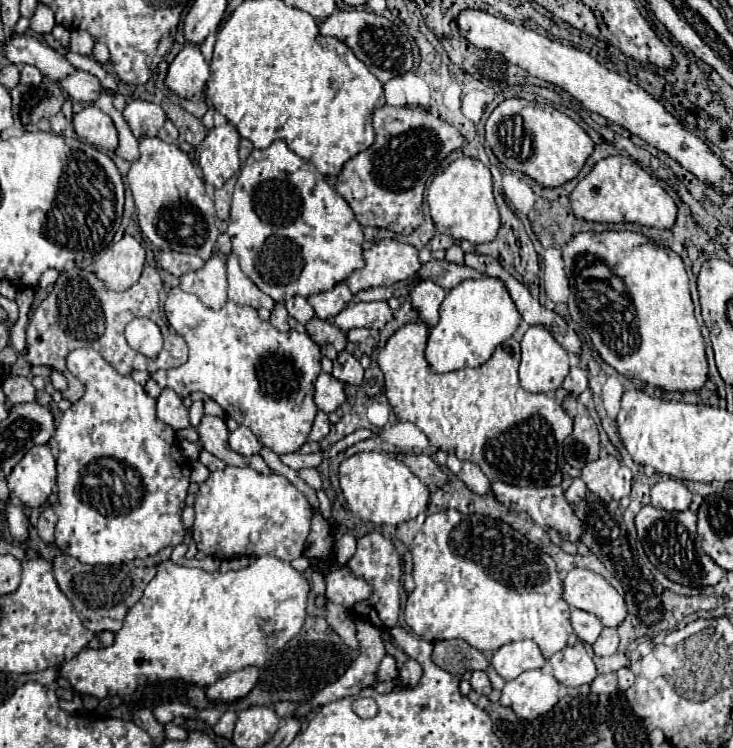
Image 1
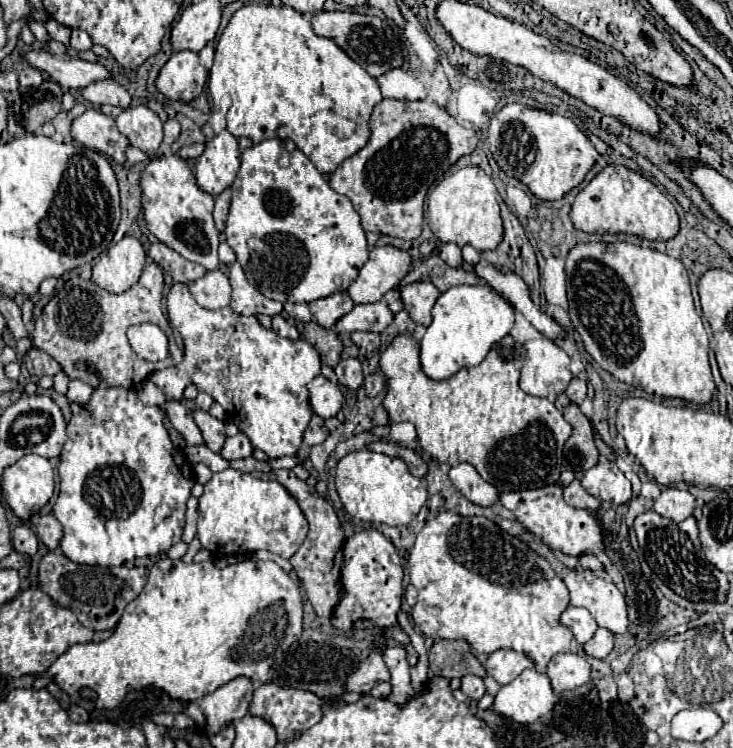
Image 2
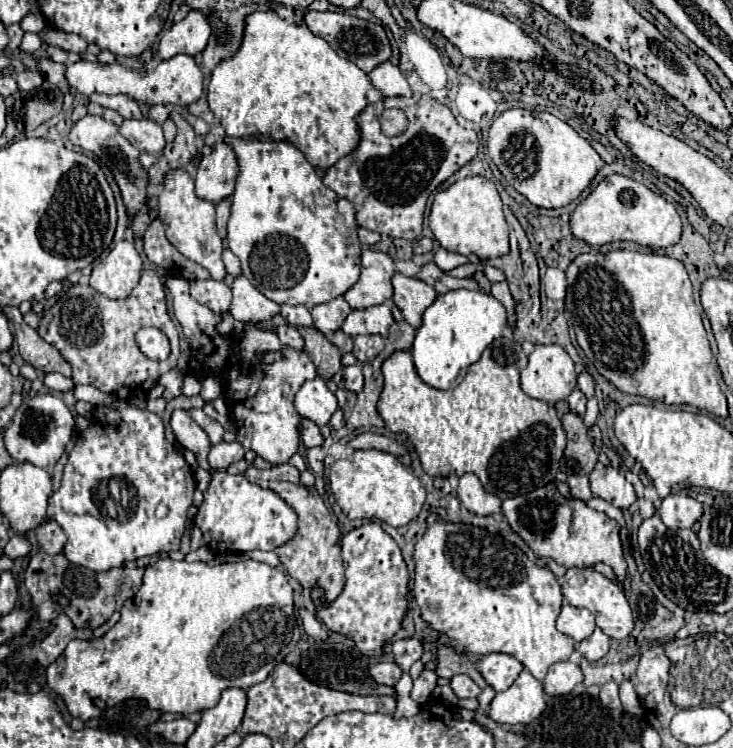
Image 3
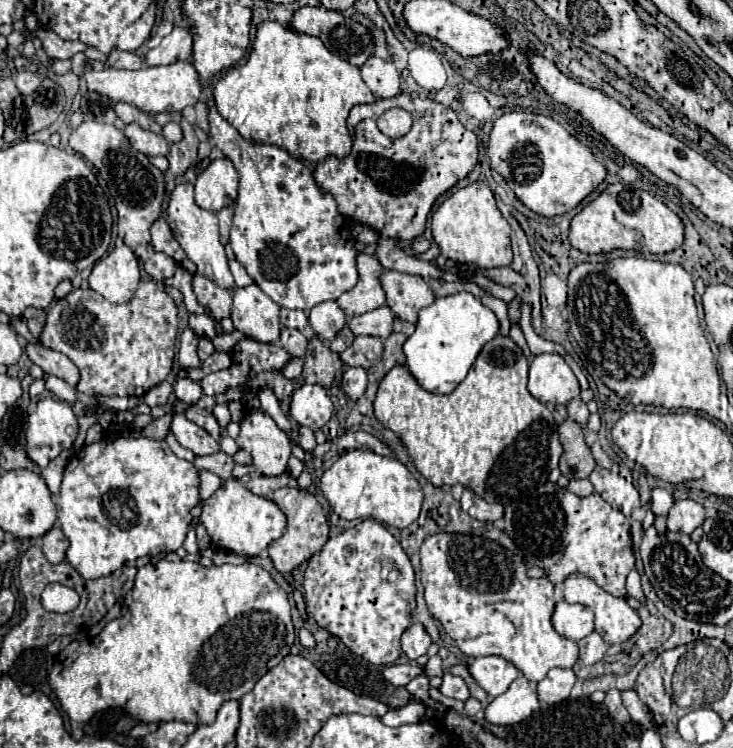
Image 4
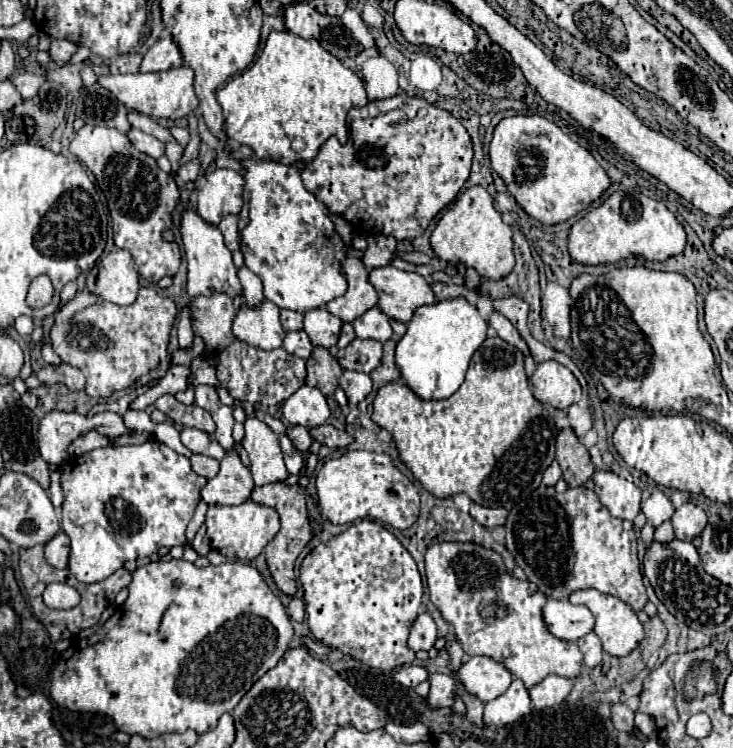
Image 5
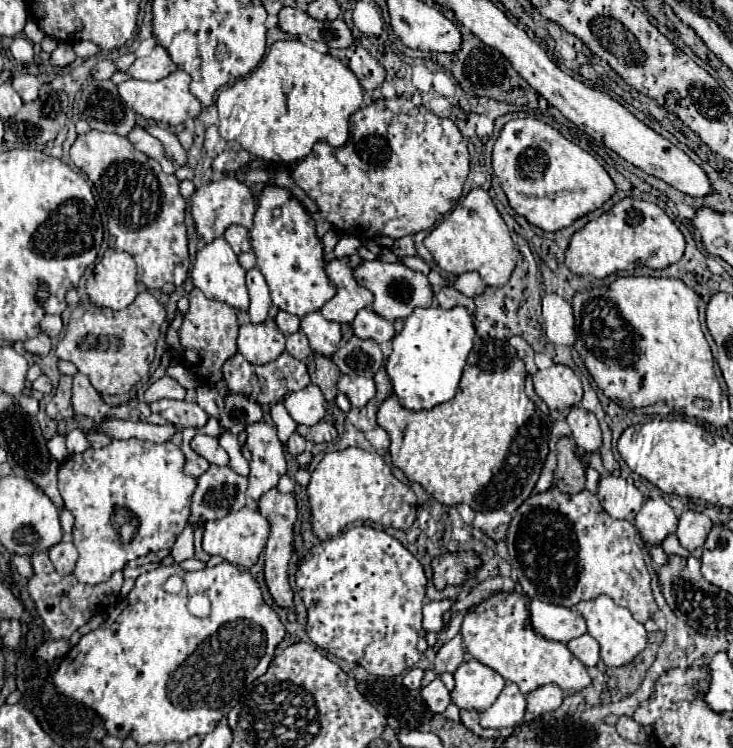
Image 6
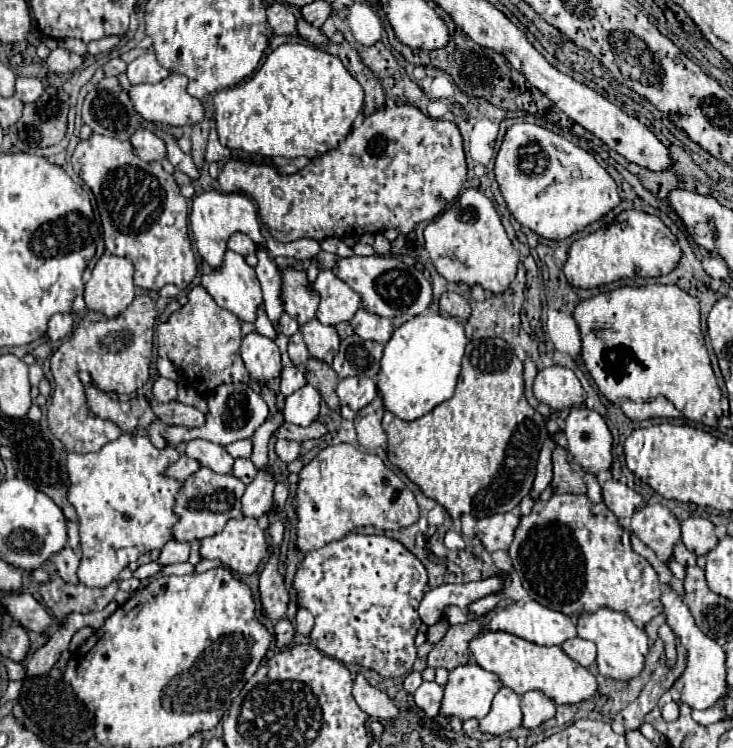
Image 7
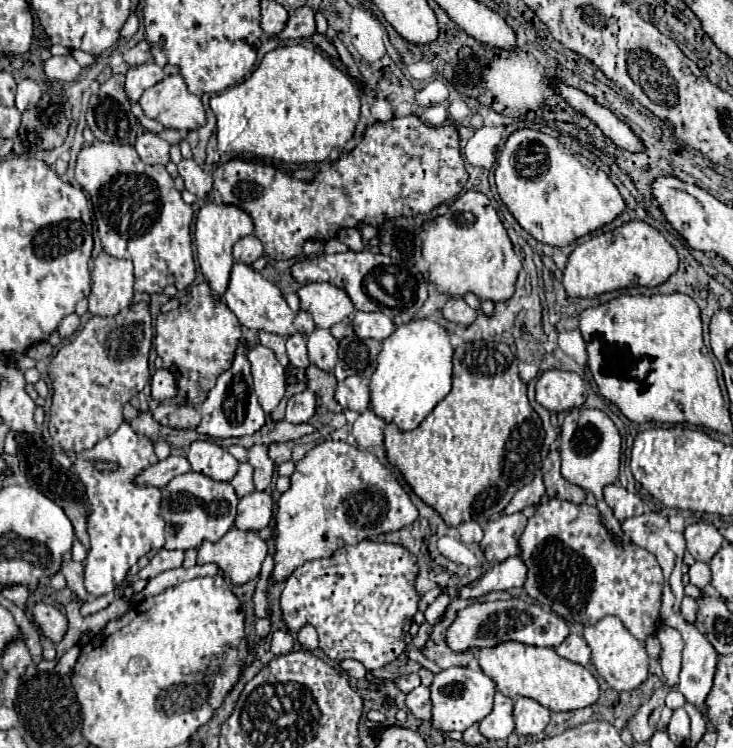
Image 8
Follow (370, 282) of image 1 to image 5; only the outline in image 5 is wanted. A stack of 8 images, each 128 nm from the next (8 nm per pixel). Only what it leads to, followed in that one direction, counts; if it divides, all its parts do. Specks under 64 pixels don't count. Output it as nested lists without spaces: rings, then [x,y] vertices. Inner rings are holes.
[[[350,256],[344,262],[344,272],[348,276],[348,292],[336,300],[332,300],[326,308],[342,322],[352,322],[362,316],[366,310],[378,304],[378,292],[368,280],[368,270],[360,258]]]

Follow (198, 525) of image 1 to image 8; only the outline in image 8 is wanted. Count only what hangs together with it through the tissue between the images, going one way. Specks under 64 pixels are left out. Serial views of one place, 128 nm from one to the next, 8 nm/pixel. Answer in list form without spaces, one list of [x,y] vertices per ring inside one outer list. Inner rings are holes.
[[[234,526],[218,542],[204,542],[198,548],[198,564],[214,562],[234,584],[246,584],[260,574],[264,554],[268,544],[256,532]]]

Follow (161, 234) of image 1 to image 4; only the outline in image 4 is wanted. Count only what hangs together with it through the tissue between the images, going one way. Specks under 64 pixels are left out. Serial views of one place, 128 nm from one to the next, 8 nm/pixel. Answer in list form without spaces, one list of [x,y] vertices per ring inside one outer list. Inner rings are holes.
[[[180,182],[168,196],[168,224],[170,230],[174,234],[174,238],[178,240],[178,244],[182,246],[182,250],[186,252],[186,256],[198,266],[198,274],[204,274],[206,278],[210,278],[212,282],[216,282],[222,288],[230,288],[234,286],[232,274],[228,270],[228,258],[224,252],[224,246],[220,244],[220,236],[218,236],[218,220],[216,220],[216,212],[212,210],[204,210],[194,202],[194,186],[190,182]]]

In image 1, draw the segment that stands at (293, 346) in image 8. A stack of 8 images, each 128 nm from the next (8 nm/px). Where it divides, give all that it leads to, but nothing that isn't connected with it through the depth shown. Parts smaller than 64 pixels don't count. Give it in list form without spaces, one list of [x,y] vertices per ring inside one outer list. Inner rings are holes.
[[[278,300],[276,302],[276,308],[272,310],[272,316],[270,316],[270,322],[278,328],[278,330],[288,330],[288,312],[286,312],[286,306],[284,306],[284,300]]]

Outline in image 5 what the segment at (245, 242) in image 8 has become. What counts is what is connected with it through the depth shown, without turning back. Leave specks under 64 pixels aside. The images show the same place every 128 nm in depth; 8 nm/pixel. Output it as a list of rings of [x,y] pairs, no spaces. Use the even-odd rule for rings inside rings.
[[[228,214],[222,218],[222,222],[218,224],[220,232],[224,234],[224,244],[228,250],[238,250],[238,218],[234,214]]]

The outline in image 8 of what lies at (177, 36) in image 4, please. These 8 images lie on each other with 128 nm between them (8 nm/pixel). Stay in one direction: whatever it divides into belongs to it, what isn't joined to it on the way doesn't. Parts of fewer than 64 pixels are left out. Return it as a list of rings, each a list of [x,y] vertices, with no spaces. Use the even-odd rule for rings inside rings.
[[[144,62],[130,66],[126,72],[126,94],[130,100],[138,100],[142,92],[164,78],[164,70],[156,62]]]

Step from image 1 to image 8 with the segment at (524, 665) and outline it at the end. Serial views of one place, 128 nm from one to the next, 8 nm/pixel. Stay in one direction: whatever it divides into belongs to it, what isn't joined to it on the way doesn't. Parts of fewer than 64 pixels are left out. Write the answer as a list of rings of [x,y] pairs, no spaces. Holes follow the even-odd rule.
[[[448,668],[434,676],[432,690],[432,724],[438,730],[464,732],[472,724],[484,720],[492,710],[492,700],[496,694],[496,682],[482,670],[472,668]]]

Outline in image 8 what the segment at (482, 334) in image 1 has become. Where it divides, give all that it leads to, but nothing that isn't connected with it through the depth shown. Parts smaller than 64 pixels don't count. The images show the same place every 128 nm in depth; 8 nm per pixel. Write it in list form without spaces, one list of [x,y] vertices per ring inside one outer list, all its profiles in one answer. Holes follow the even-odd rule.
[[[422,318],[398,326],[382,342],[378,368],[372,374],[372,404],[370,404],[372,410],[386,422],[394,422],[400,430],[414,430],[434,410],[434,406],[440,400],[444,400],[452,390],[452,354],[454,348],[450,344],[450,334],[438,322]]]

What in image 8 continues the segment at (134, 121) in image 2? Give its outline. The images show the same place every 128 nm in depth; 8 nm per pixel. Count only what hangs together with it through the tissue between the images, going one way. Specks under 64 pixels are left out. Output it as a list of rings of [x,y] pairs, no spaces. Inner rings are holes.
[[[148,130],[136,138],[134,148],[138,150],[140,158],[146,164],[166,164],[170,160],[170,156],[168,156],[170,144],[166,140],[162,140],[158,134],[148,132]]]

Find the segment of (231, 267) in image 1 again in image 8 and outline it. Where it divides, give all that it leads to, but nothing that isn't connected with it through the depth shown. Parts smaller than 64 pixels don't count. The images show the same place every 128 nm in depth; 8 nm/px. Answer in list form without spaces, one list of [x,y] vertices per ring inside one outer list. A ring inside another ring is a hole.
[[[262,344],[250,346],[246,352],[246,358],[252,368],[254,390],[258,394],[258,400],[260,400],[264,412],[270,414],[278,406],[278,402],[282,400],[282,396],[286,392],[284,368],[276,360],[274,352]]]

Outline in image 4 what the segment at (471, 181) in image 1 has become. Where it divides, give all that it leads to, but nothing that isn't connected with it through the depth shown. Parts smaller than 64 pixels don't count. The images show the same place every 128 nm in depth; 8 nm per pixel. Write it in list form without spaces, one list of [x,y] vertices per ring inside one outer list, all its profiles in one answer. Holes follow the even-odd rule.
[[[472,182],[466,188],[456,190],[450,198],[446,198],[432,214],[430,228],[444,258],[456,262],[472,262],[478,268],[504,266],[512,262],[510,224],[498,210],[494,192],[486,182]]]

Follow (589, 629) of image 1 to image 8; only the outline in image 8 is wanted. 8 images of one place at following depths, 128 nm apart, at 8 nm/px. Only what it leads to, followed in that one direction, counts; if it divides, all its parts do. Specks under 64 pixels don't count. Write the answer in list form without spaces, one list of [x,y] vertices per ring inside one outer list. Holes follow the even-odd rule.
[[[512,598],[512,600],[504,600],[504,602],[472,604],[472,606],[464,608],[462,612],[458,612],[456,622],[448,628],[448,646],[456,648],[456,652],[462,652],[464,648],[496,646],[506,640],[518,640],[518,642],[530,644],[530,646],[556,648],[564,642],[564,638],[568,634],[570,634],[570,628],[562,616],[542,610],[538,604],[530,604],[530,602]]]

